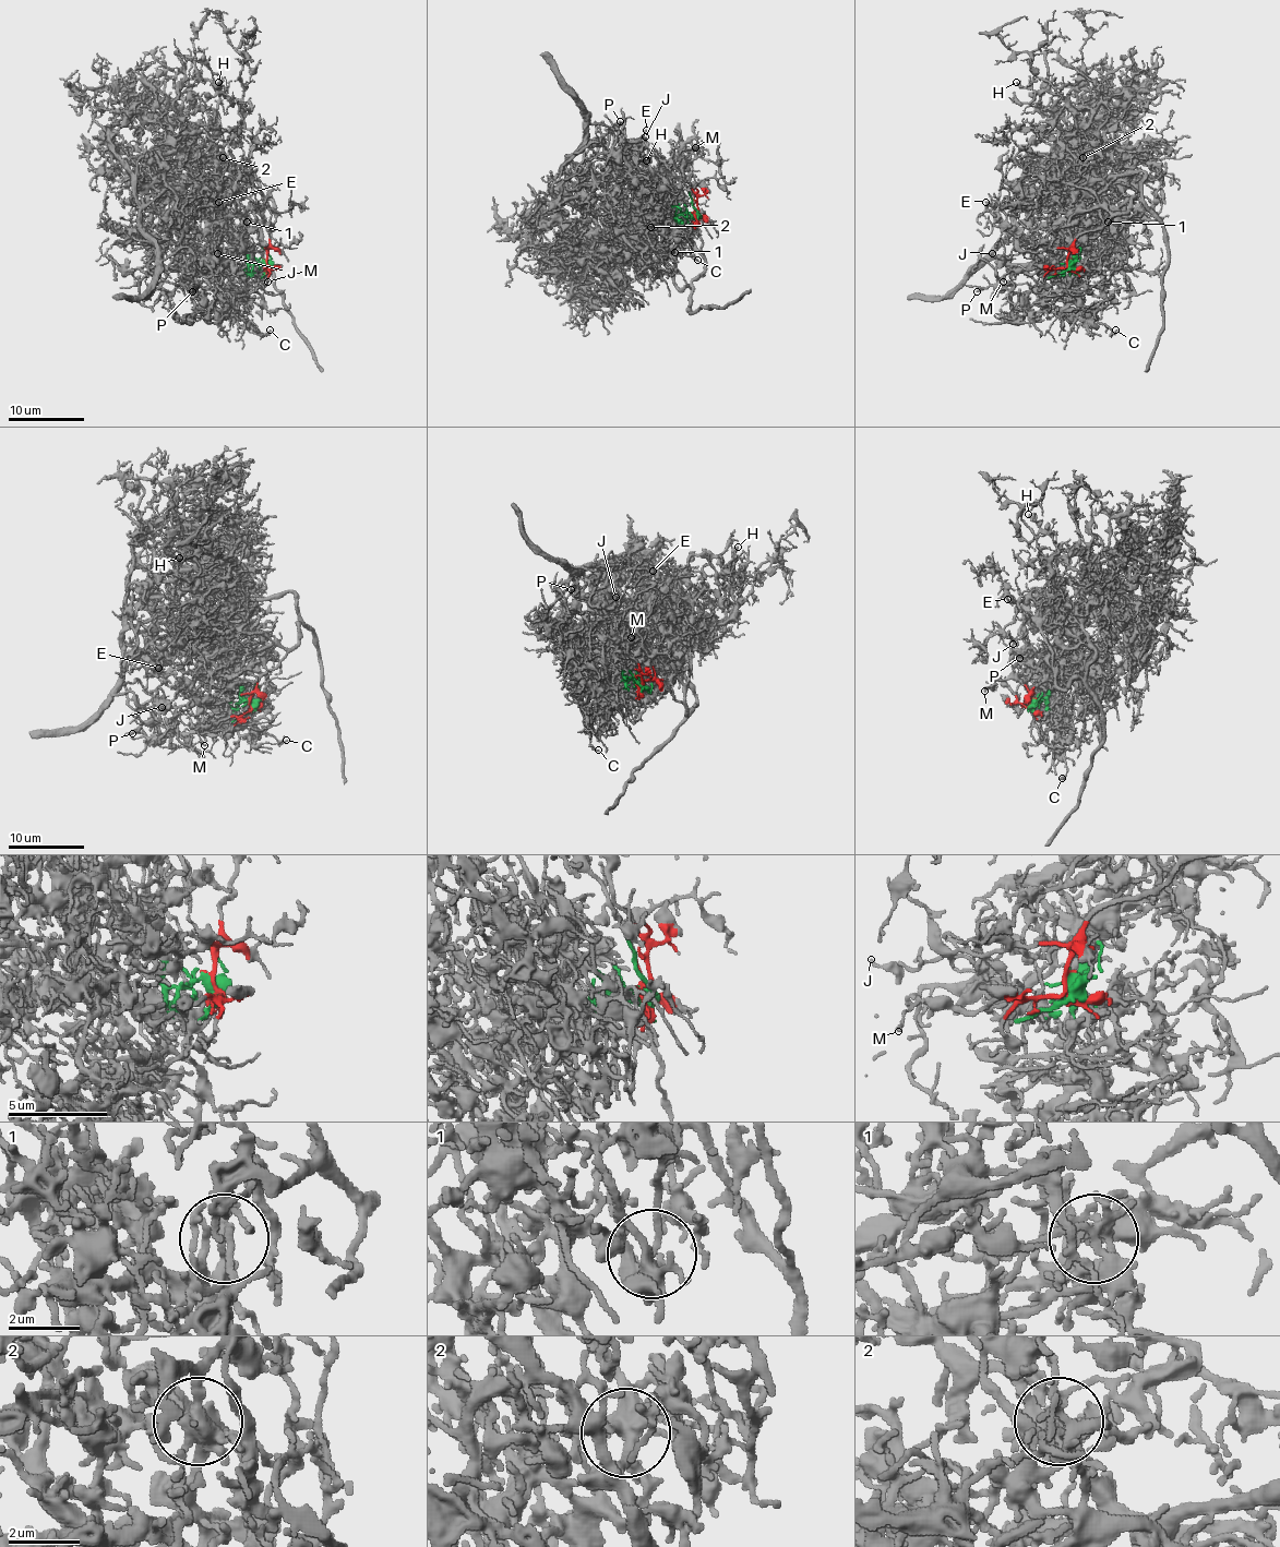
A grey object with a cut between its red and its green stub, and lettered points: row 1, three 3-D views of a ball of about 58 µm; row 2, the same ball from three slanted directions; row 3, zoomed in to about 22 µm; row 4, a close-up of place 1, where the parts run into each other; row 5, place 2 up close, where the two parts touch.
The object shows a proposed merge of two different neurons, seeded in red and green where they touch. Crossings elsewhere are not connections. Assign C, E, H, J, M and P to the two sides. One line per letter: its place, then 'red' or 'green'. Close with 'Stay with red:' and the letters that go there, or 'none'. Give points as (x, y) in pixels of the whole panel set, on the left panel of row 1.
C: at (270, 330); green
E: at (218, 202); green
H: at (218, 82); red
J: at (217, 253); green
M: at (267, 282); red
P: at (192, 291); green
Stay with red: H, M

